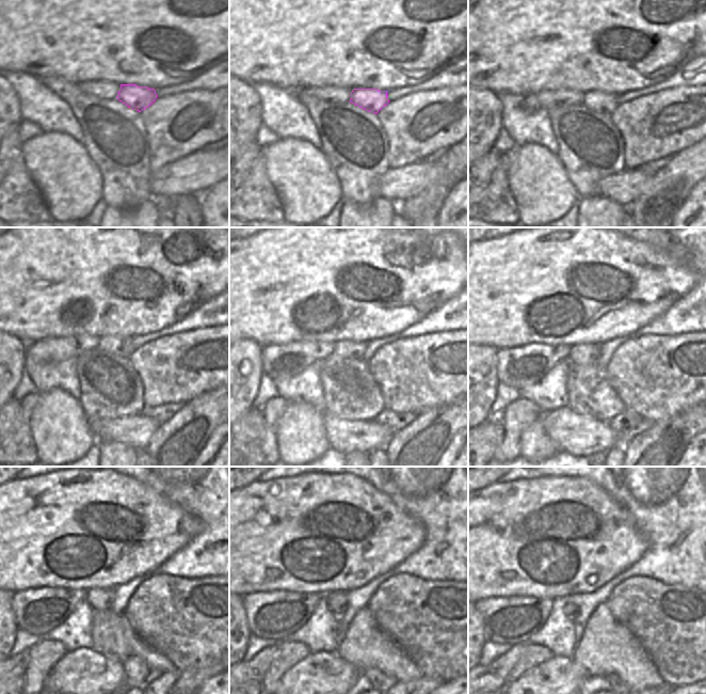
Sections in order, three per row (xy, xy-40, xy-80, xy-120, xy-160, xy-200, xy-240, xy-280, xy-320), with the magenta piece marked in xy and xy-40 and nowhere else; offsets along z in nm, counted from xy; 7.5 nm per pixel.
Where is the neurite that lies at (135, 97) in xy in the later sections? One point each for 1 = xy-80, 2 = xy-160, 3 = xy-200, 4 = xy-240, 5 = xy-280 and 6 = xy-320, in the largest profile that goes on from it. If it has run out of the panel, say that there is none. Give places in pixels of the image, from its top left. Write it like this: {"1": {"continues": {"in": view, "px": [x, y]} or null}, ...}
{"1": {"continues": {"in": "xy-80", "px": [602, 103]}}, "2": {"continues": {"in": "xy-160", "px": [349, 349]}}, "3": {"continues": {"in": "xy-200", "px": [583, 355]}}, "4": {"continues": {"in": "xy-240", "px": [98, 598]}}, "5": {"continues": {"in": "xy-280", "px": [337, 601]}}, "6": {"continues": {"in": "xy-320", "px": [570, 610]}}}

